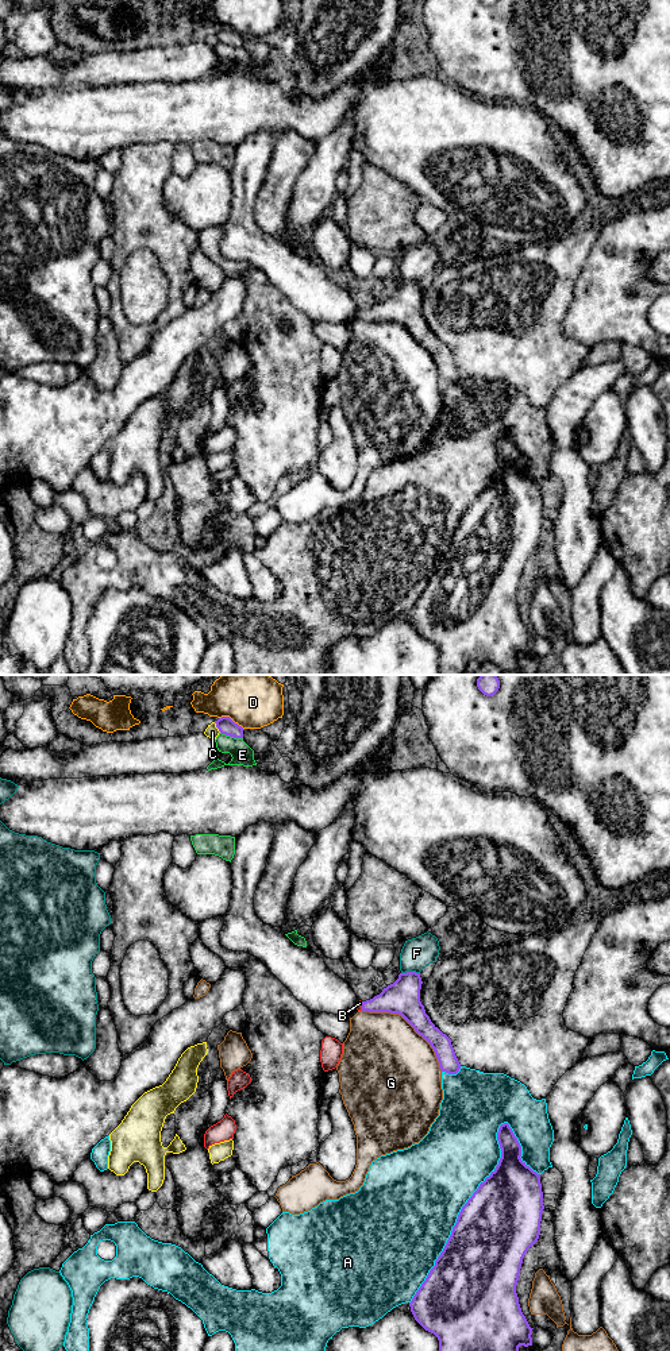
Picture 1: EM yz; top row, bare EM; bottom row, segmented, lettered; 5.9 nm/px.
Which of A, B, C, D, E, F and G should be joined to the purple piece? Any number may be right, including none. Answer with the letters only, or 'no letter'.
B

